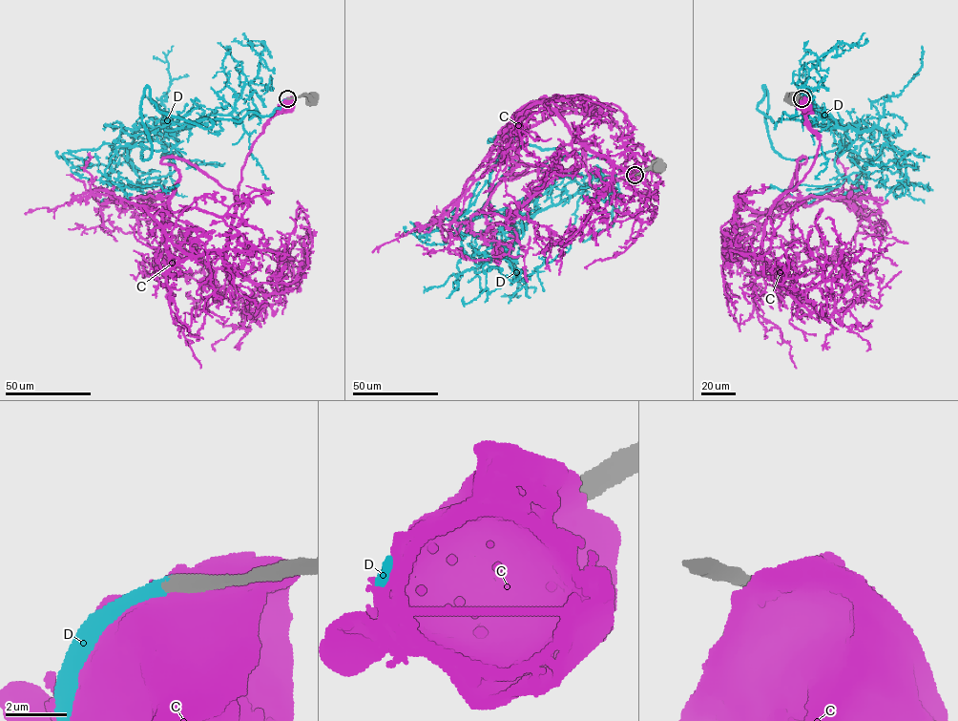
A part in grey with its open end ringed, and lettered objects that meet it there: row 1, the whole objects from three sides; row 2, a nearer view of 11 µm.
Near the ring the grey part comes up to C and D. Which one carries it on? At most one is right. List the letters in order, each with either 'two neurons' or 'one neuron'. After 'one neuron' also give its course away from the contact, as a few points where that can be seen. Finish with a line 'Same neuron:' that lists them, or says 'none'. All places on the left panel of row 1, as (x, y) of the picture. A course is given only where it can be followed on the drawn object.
C: two neurons
D: one neuron | via (287, 98), (267, 116), (155, 127), (168, 153), (134, 145), (111, 153), (113, 170), (133, 183), (173, 187)
Same neuron: D

